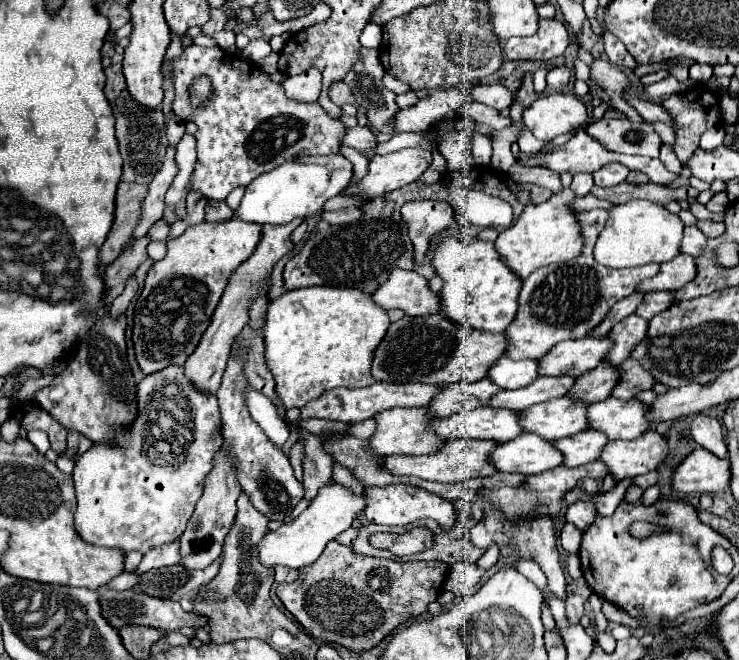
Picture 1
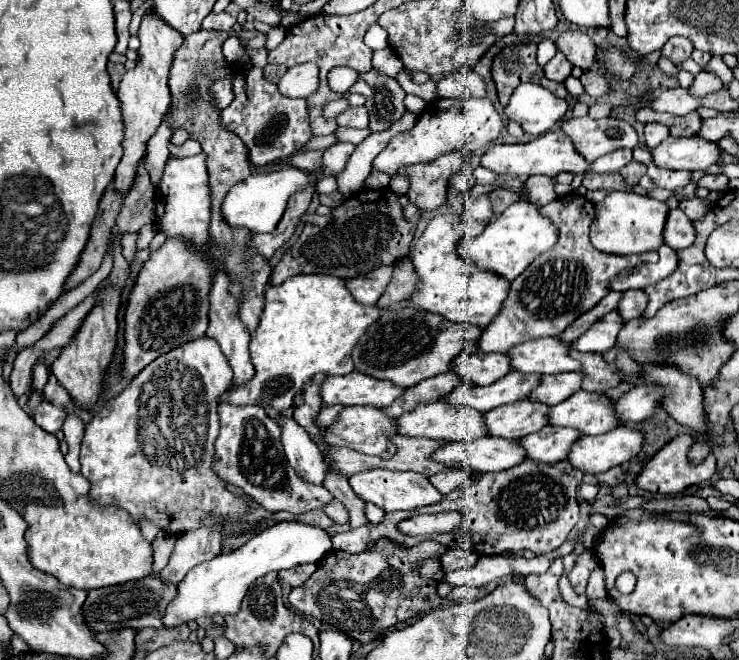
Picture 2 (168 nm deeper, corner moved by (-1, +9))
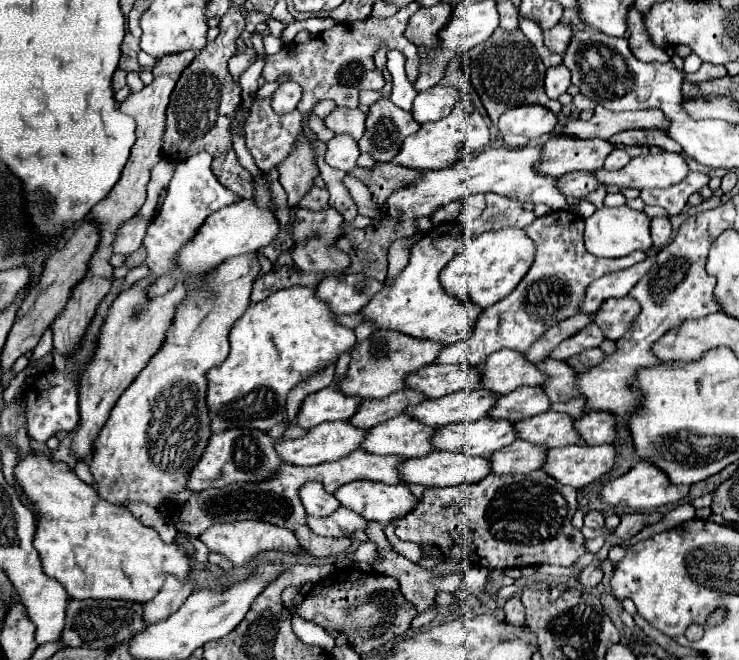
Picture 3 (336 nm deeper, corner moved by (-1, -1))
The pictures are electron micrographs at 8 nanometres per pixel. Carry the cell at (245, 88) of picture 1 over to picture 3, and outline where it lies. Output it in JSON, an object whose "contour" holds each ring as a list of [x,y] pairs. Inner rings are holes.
{"contour":[[[270,98],[254,100],[250,118],[246,120],[244,130],[246,130],[246,146],[248,146],[256,166],[262,170],[272,170],[272,168],[276,168],[276,164],[280,164],[280,160],[286,158],[288,152],[292,152],[292,146],[294,146],[298,134],[302,132],[302,114],[298,110],[294,110],[292,114],[280,116],[272,110]]]}

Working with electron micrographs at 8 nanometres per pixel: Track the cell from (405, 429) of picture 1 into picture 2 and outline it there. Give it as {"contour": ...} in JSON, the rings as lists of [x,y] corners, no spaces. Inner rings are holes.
{"contour":[[[348,406],[342,410],[340,418],[328,426],[322,434],[322,440],[328,446],[346,446],[364,454],[378,454],[382,458],[392,458],[392,454],[396,454],[396,446],[392,446],[392,436],[396,436],[396,420],[388,418],[388,414],[384,414],[382,408],[374,408],[374,406]]]}

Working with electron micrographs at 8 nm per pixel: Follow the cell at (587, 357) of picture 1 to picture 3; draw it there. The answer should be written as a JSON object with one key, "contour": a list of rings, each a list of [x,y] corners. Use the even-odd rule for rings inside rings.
{"contour":[[[500,350],[480,364],[480,386],[498,396],[520,386],[540,386],[544,380],[546,376],[520,352]]]}

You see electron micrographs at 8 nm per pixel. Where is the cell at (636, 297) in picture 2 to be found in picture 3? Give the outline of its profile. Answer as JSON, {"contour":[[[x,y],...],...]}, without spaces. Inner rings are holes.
{"contour":[[[632,296],[608,298],[594,314],[594,324],[604,332],[606,340],[618,340],[640,312],[640,304]]]}

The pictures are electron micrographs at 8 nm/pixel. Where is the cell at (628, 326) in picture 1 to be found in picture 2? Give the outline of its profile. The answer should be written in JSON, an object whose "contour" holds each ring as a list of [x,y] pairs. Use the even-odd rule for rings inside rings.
{"contour":[[[614,310],[614,312],[606,314],[602,320],[598,320],[588,332],[584,332],[572,344],[572,350],[580,350],[580,352],[608,352],[614,346],[616,336],[618,336],[622,326],[624,326],[624,320],[620,318],[620,312]]]}

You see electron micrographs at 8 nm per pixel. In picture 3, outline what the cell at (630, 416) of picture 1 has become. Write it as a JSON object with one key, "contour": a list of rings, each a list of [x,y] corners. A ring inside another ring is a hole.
{"contour":[[[542,412],[528,420],[514,422],[516,436],[536,446],[568,446],[578,444],[578,432],[574,430],[574,418],[558,412]]]}

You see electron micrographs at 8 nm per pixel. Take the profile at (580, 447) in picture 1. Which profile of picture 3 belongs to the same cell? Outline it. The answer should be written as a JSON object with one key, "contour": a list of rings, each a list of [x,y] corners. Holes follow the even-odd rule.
{"contour":[[[514,440],[510,446],[500,448],[494,452],[490,462],[490,474],[528,474],[538,470],[544,464],[544,450],[546,446],[534,446],[524,440]]]}

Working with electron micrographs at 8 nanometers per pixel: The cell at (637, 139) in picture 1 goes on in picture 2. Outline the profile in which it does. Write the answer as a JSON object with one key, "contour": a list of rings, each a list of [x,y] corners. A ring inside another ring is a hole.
{"contour":[[[616,116],[592,120],[592,118],[568,118],[560,126],[574,142],[576,150],[594,162],[598,156],[610,154],[618,148],[636,148],[640,138],[632,124]]]}

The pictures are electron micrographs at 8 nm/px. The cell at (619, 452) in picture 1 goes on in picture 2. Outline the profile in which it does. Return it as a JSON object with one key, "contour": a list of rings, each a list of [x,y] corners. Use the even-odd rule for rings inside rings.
{"contour":[[[618,426],[608,434],[582,436],[570,450],[568,460],[574,468],[586,474],[608,472],[634,456],[644,446],[644,434],[630,426]]]}

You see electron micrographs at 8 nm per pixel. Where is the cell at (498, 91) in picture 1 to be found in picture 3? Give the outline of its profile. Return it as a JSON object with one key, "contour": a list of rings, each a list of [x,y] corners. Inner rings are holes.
{"contour":[[[434,86],[424,92],[420,92],[414,98],[412,104],[412,116],[418,120],[418,124],[436,122],[450,114],[454,108],[454,102],[460,98],[460,92],[450,86]]]}

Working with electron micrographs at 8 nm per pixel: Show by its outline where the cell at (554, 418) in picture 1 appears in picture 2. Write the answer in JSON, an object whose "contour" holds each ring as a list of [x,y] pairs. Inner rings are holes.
{"contour":[[[530,398],[498,406],[486,412],[488,434],[502,438],[524,438],[524,434],[532,434],[550,424],[548,418],[544,418],[548,410],[550,406],[542,406]]]}

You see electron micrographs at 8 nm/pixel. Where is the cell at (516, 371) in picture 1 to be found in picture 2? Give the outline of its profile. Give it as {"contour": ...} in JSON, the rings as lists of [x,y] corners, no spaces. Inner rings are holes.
{"contour":[[[462,352],[460,358],[456,358],[454,372],[460,378],[474,382],[476,386],[488,386],[490,382],[496,382],[498,378],[504,378],[504,374],[512,372],[512,366],[508,366],[508,354],[500,354],[500,352],[466,354]]]}

